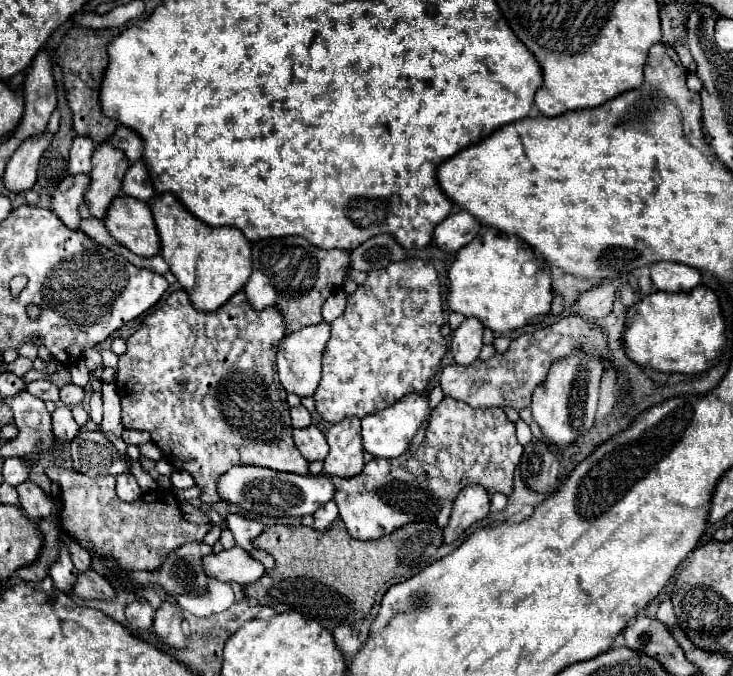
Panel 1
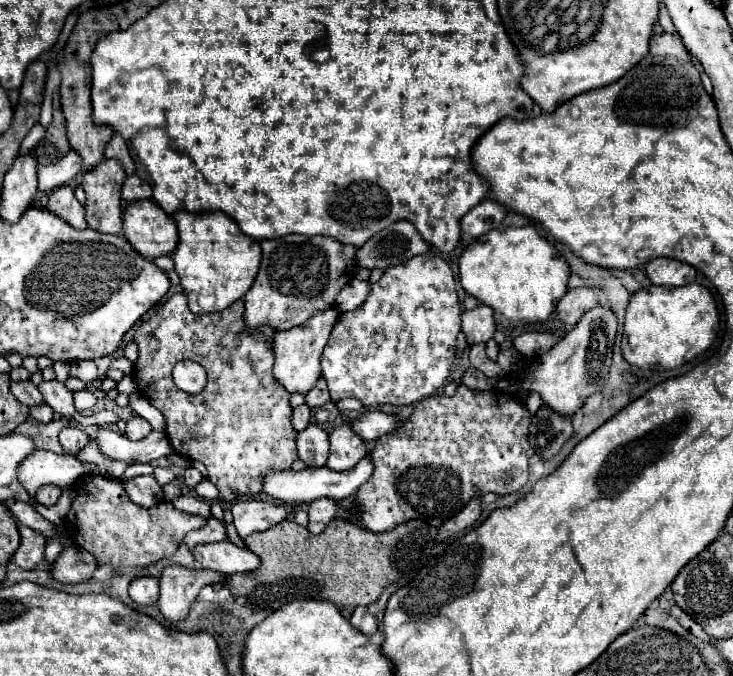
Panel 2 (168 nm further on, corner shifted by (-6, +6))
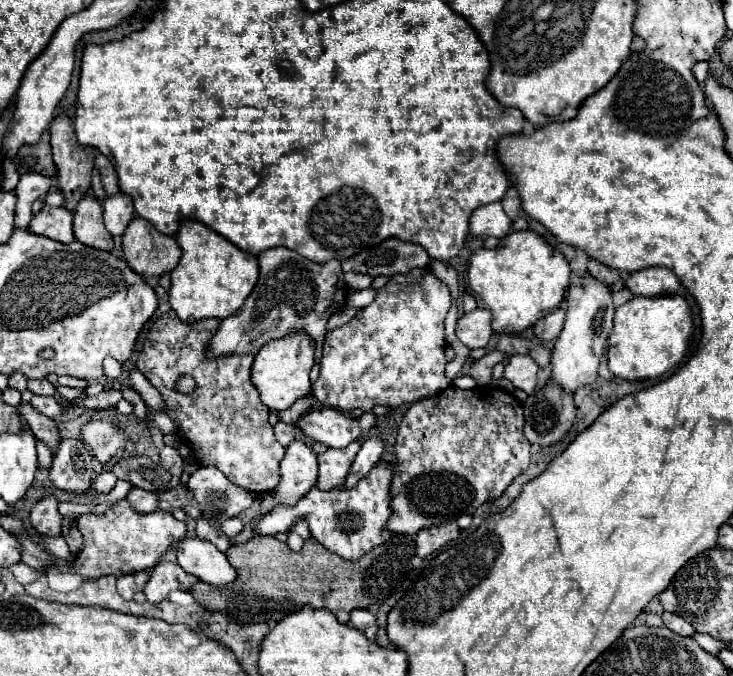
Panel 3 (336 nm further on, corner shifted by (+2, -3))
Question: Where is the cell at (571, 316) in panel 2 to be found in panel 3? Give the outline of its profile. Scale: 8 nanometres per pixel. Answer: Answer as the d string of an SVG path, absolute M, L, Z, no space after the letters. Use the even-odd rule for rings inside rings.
M556 309L556 311L550 311L544 319L540 319L532 331L538 339L542 341L552 341L560 335L562 331L562 325L564 325L564 311L562 309Z

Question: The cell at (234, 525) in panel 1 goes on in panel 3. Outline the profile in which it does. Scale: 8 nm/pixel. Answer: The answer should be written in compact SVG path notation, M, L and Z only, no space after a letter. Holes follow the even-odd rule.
M378 461L364 479L356 483L356 487L350 489L332 489L332 491L320 491L318 487L312 487L294 507L276 507L276 511L264 515L258 523L256 533L258 535L274 535L282 531L290 531L296 521L306 519L312 531L312 537L330 553L336 553L338 557L346 561L360 559L366 551L370 551L376 545L386 543L394 533L386 529L386 521L392 513L392 497L390 497L390 481L392 481L392 465L386 461Z

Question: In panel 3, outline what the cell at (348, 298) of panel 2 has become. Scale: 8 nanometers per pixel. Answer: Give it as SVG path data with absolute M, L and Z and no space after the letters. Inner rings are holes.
M368 287L368 289L364 289L364 291L356 291L356 293L350 293L348 295L348 305L354 305L354 307L366 307L366 305L370 305L372 301L374 301L374 297L376 297L376 289L372 289L372 287Z

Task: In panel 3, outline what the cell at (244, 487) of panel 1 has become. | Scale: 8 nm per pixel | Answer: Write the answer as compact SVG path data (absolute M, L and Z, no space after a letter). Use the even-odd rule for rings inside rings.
M380 437L364 439L362 447L360 447L360 451L356 455L356 461L354 461L352 469L350 469L346 487L354 487L358 483L358 479L362 479L378 463L378 459L382 457L382 451L384 451L384 441Z

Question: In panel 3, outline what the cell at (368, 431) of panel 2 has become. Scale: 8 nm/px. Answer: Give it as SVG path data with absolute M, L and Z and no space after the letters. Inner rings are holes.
M312 407L300 415L296 427L300 427L306 437L320 441L326 447L342 449L356 439L364 439L374 421L376 415L372 411L364 413L360 419L350 419L332 407Z

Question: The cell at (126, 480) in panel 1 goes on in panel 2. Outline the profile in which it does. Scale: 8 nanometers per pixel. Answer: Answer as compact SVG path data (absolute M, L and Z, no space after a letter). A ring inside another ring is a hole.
M136 476L136 478L124 480L122 486L124 486L128 498L140 506L154 506L164 498L162 488L158 486L158 482L152 476Z

